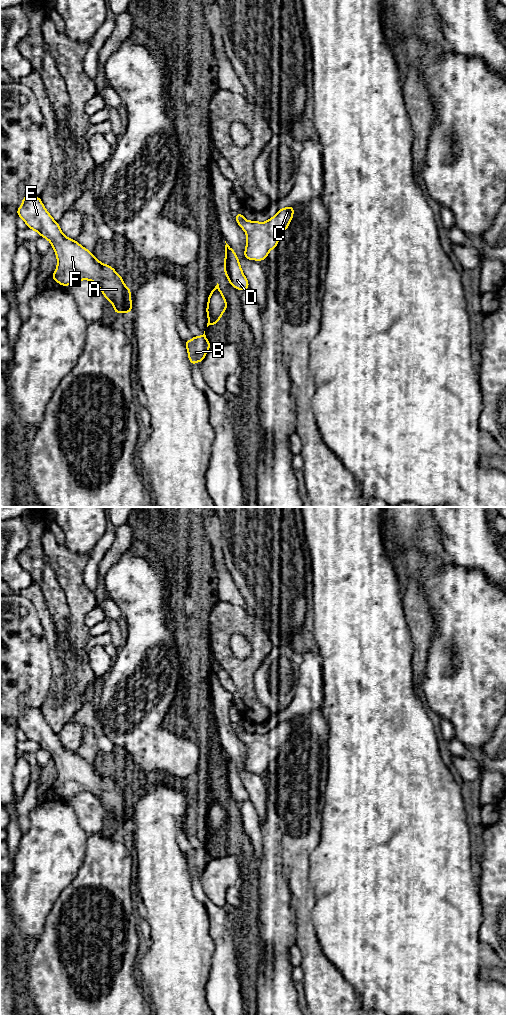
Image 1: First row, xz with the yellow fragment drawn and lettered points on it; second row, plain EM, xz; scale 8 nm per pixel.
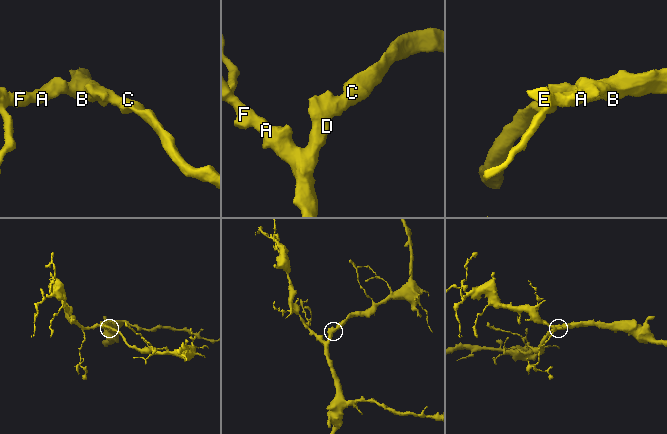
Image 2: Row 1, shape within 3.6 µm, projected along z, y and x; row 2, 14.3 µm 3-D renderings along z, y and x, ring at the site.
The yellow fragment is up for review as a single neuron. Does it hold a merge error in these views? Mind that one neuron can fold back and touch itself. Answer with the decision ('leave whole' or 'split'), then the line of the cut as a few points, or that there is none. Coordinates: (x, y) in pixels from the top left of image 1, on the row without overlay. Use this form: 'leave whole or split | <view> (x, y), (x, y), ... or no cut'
leave whole | no cut

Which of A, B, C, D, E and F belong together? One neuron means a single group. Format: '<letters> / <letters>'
A B C D E F

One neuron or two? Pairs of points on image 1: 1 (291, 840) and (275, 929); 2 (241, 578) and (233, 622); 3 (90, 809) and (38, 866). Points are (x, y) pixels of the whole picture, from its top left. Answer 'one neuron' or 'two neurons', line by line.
1: two neurons
2: two neurons
3: two neurons

